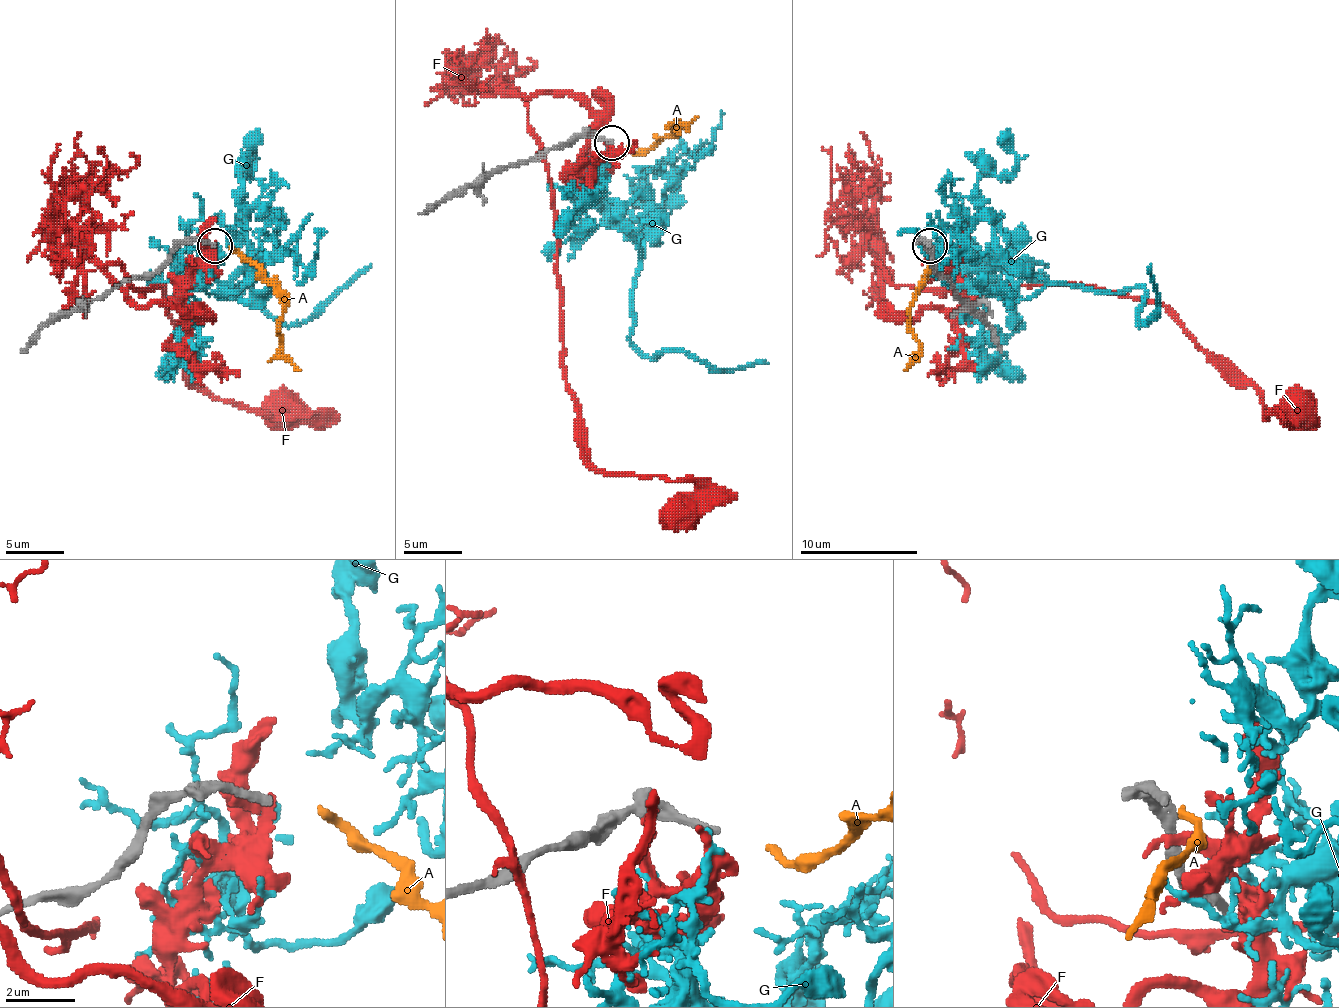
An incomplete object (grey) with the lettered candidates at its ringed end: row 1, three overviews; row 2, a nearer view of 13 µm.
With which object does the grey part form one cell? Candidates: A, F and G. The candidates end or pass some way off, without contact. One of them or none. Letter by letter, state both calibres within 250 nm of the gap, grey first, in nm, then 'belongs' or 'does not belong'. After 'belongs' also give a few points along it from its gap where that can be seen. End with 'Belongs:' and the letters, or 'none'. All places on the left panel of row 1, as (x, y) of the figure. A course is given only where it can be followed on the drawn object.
A: 240/220 nm | belongs | via (230, 246), (247, 258), (282, 305), (279, 352), (300, 370)
F: 240/240 nm | does not belong
G: 240/180 nm | does not belong
Belongs: A

